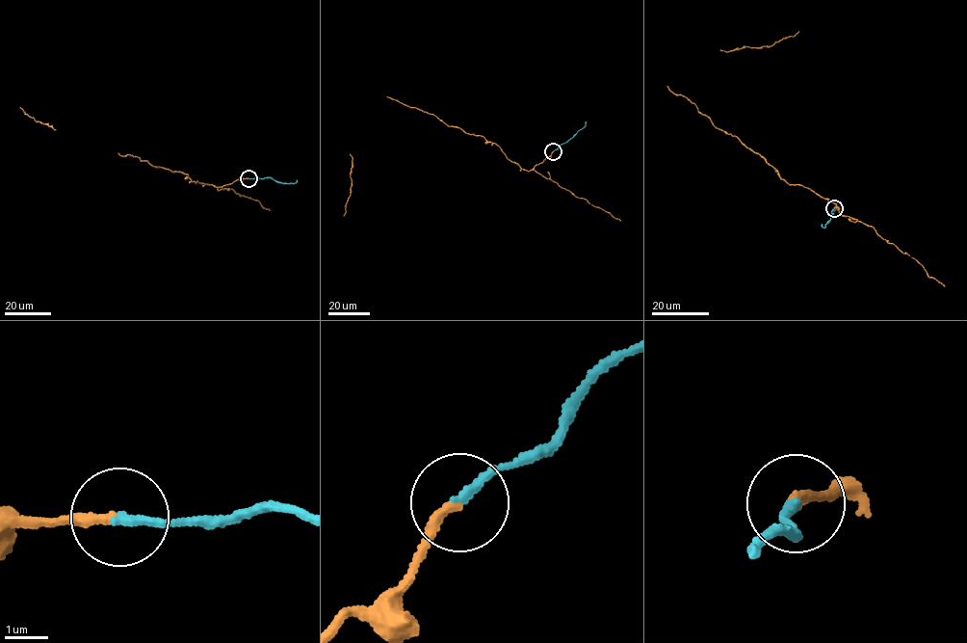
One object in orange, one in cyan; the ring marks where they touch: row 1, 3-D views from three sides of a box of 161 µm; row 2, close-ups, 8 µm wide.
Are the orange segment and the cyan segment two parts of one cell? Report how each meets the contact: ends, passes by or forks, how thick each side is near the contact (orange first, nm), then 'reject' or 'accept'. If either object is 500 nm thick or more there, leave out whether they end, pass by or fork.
orange ends | cyan ends | 260/220 nm | accept

